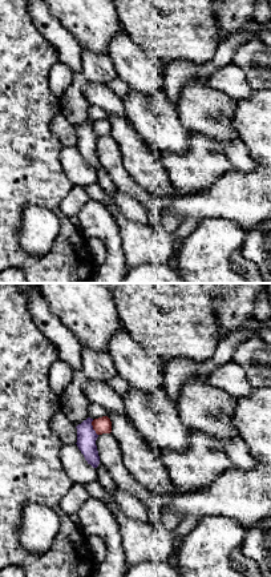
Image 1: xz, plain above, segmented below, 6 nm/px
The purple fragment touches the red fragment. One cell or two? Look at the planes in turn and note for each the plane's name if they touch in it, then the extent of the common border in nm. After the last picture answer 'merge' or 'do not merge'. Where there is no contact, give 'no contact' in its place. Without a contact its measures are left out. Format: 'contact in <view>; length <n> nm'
contact in xz; length 100 nm

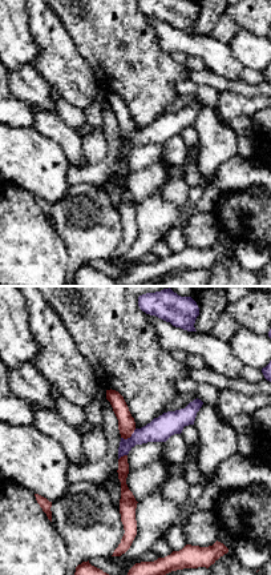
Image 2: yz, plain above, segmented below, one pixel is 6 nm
contact in yz; length 110 nm

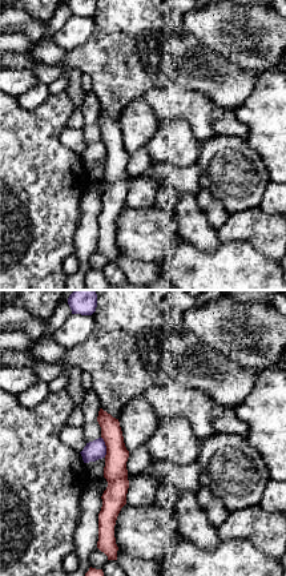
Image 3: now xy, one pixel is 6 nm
contact in xy; length 130 nm

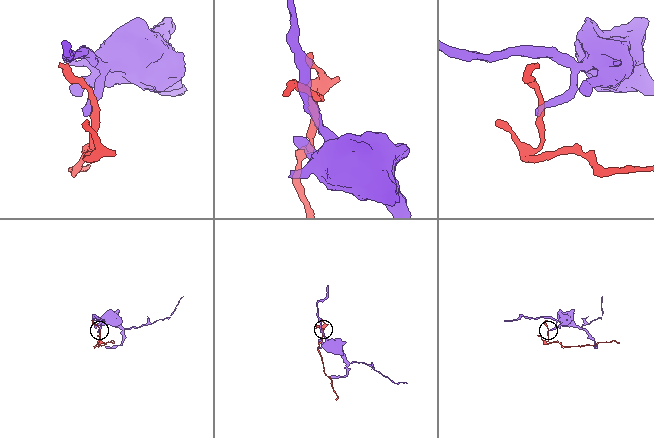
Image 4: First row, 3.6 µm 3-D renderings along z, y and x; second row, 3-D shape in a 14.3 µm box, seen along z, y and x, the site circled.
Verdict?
do not merge

